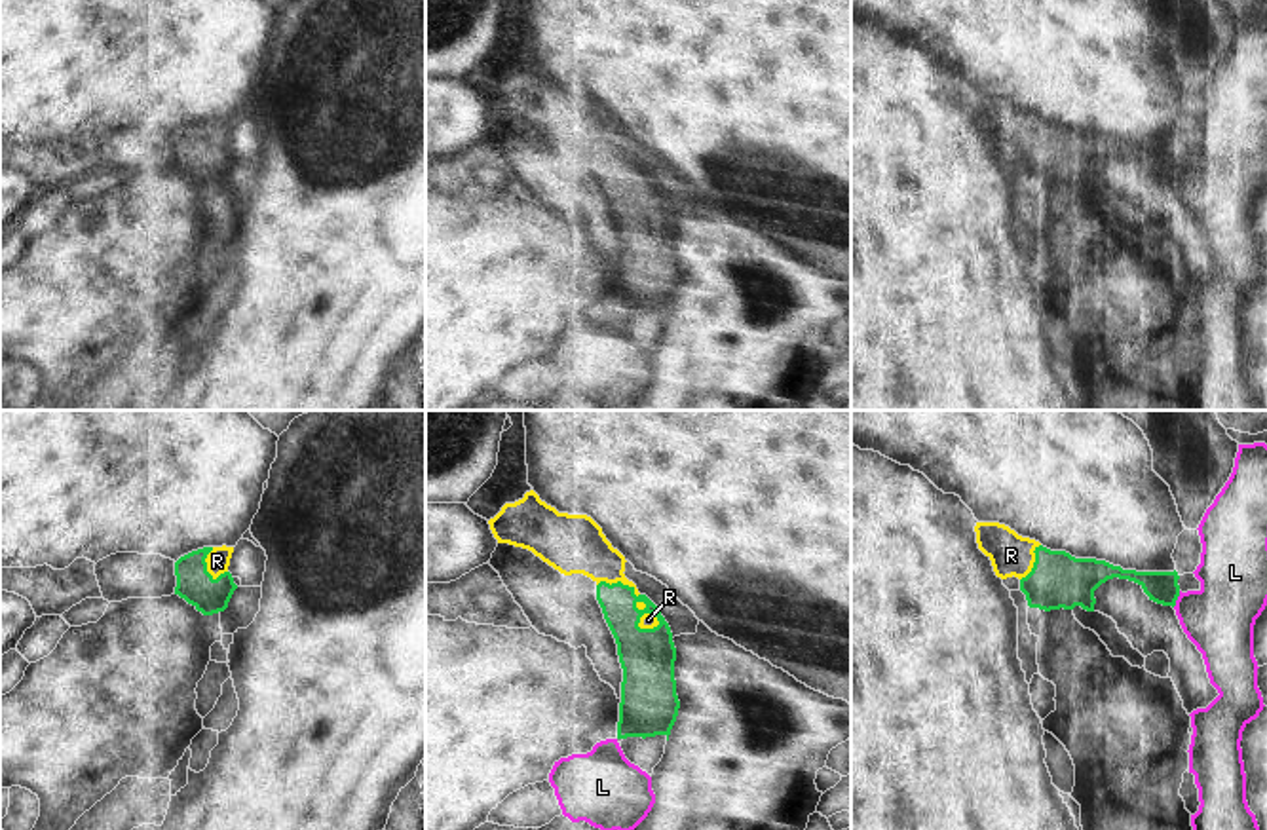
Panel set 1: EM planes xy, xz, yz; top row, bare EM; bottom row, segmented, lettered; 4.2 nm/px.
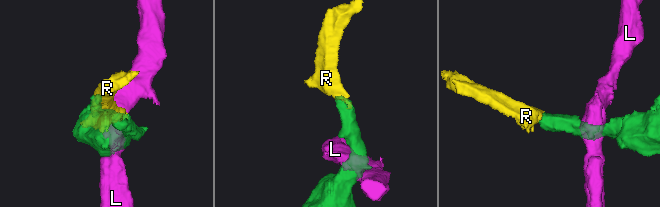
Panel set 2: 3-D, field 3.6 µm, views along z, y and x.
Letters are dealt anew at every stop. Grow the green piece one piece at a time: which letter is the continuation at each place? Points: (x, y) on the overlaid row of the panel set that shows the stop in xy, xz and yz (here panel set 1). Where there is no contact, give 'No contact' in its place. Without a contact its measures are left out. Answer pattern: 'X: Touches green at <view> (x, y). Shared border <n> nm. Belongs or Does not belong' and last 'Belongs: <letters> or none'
L: Touches green at yz (1176, 599). Shared border 80 nm. Does not belong
R: Touches green at xz (648, 612). Shared border 150 nm. Belongs
Belongs: R.

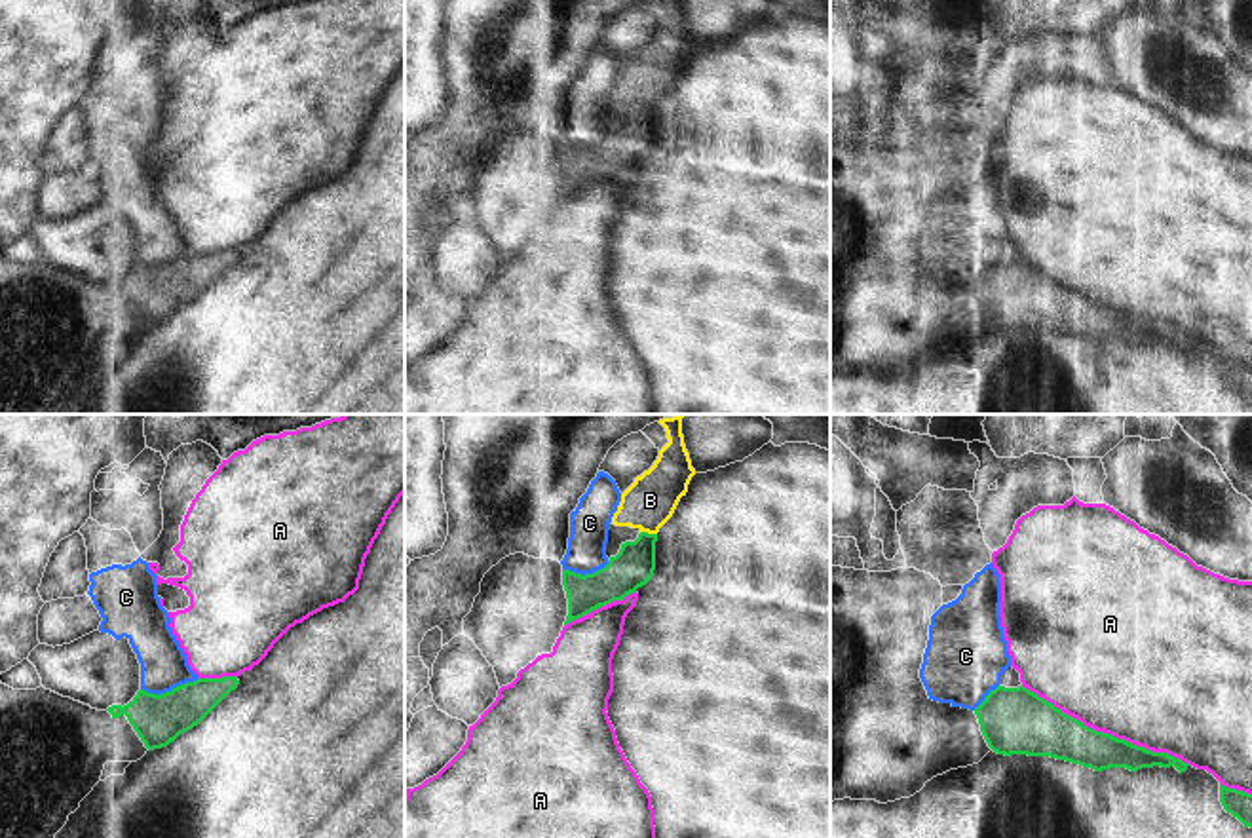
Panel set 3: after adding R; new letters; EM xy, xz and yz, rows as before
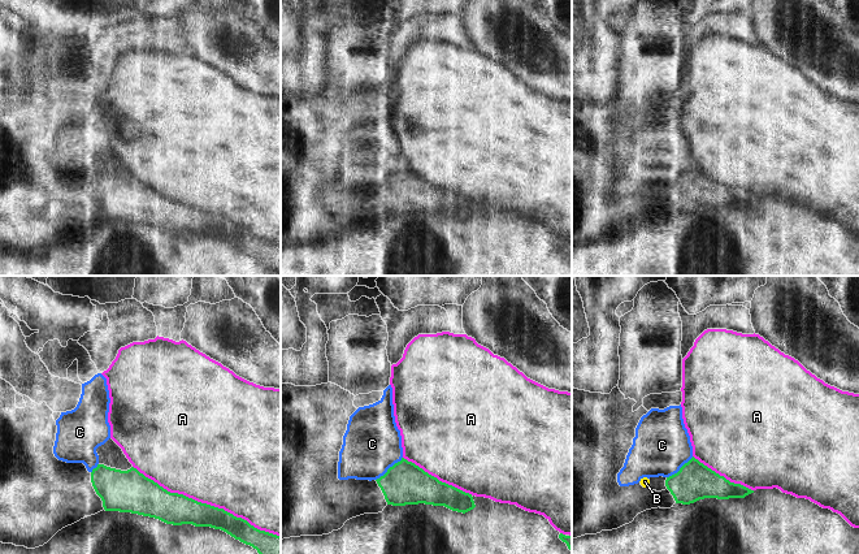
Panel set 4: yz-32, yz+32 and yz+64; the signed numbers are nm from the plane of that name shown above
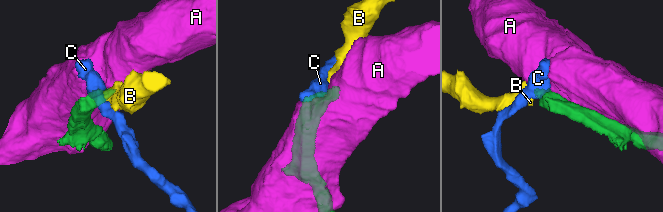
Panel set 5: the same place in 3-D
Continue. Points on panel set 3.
A: Touches green at yz (1106, 734). Shared border 800 nm. Does not belong
B: Touches green at xz (646, 533). Shared border 70 nm. Belongs
C: Touches green at xy (171, 690). Shared border 260 nm. Does not belong
Belongs: B.

